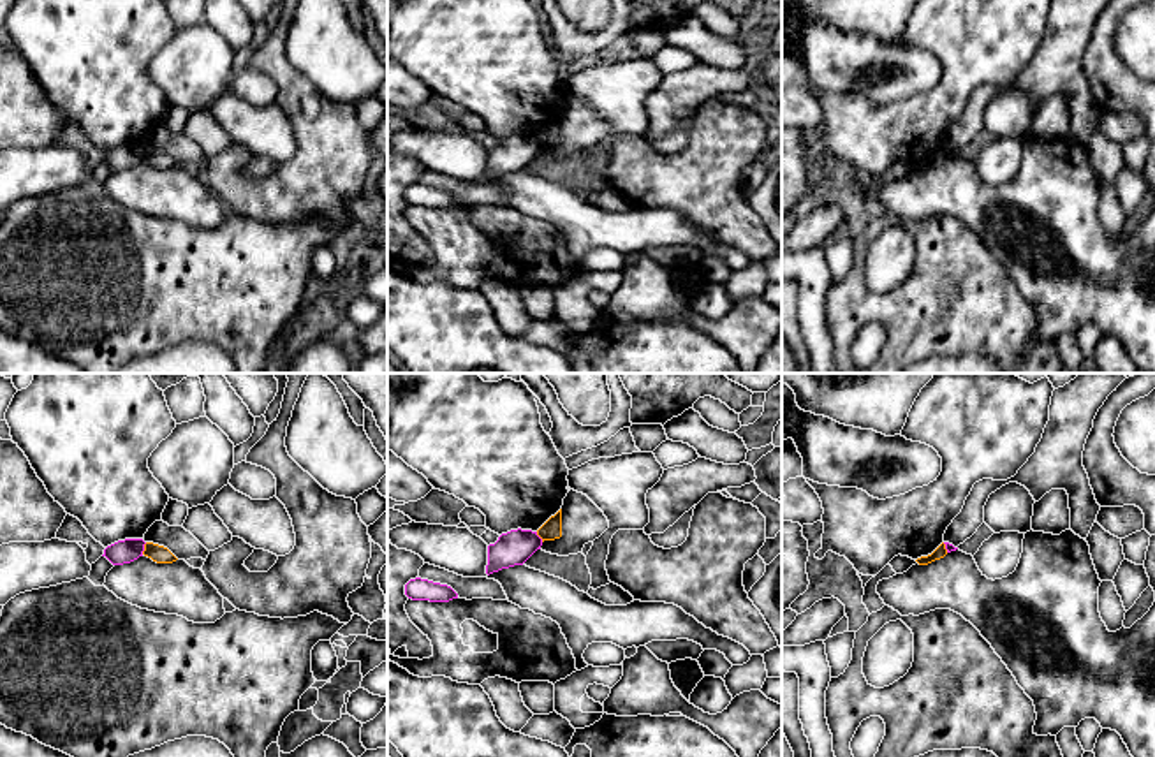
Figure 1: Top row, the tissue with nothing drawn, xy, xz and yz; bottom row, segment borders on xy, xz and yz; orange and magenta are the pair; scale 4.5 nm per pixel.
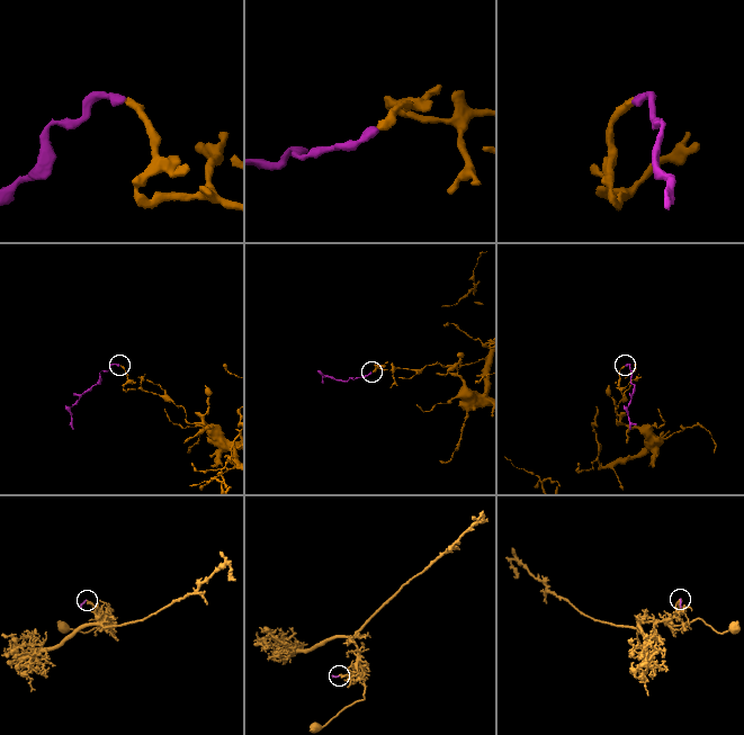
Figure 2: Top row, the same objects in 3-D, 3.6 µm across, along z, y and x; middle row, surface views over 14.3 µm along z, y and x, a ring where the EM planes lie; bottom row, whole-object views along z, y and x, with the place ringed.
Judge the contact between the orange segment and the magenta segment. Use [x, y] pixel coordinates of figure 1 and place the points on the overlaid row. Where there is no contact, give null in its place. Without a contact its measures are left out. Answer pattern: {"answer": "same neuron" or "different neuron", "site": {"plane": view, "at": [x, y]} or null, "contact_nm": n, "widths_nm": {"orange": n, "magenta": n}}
{"answer": "different neuron", "site": {"plane": "xy", "at": [145, 548]}, "contact_nm": 60, "widths_nm": {"orange": 80, "magenta": 110}}

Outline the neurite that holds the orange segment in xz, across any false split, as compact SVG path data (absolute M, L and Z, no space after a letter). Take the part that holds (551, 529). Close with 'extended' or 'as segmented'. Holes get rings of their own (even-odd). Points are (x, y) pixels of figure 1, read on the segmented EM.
M562 509L551 516L539 530L537 535L544 540L555 540L562 537Z | as segmented

